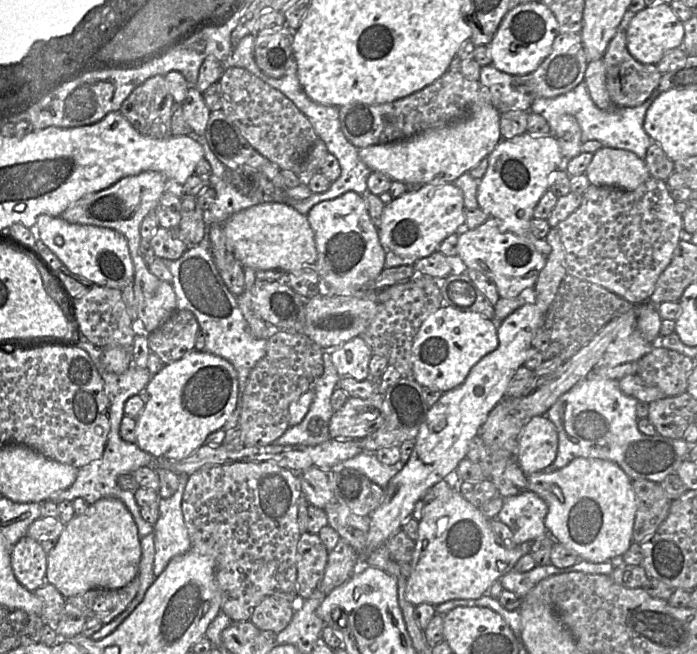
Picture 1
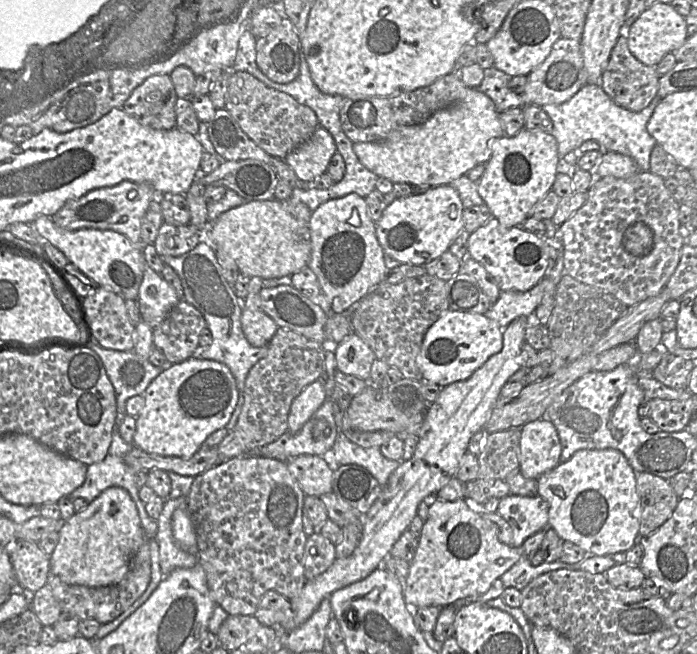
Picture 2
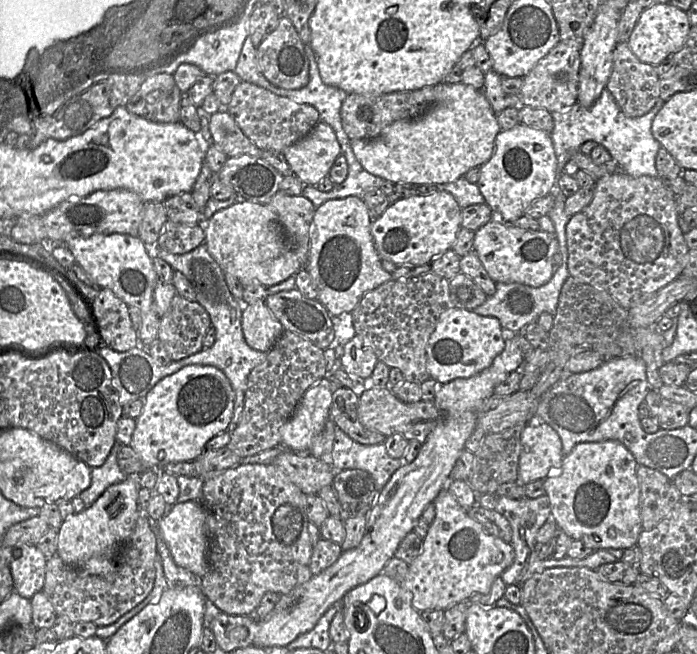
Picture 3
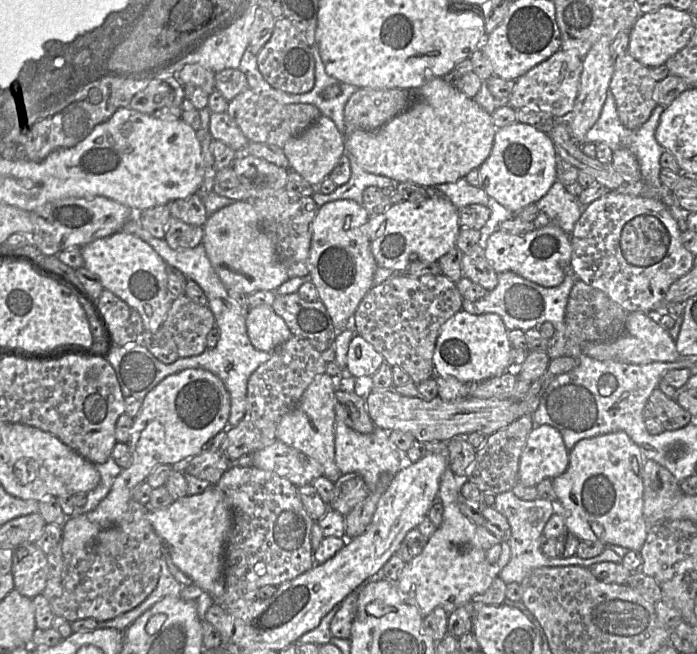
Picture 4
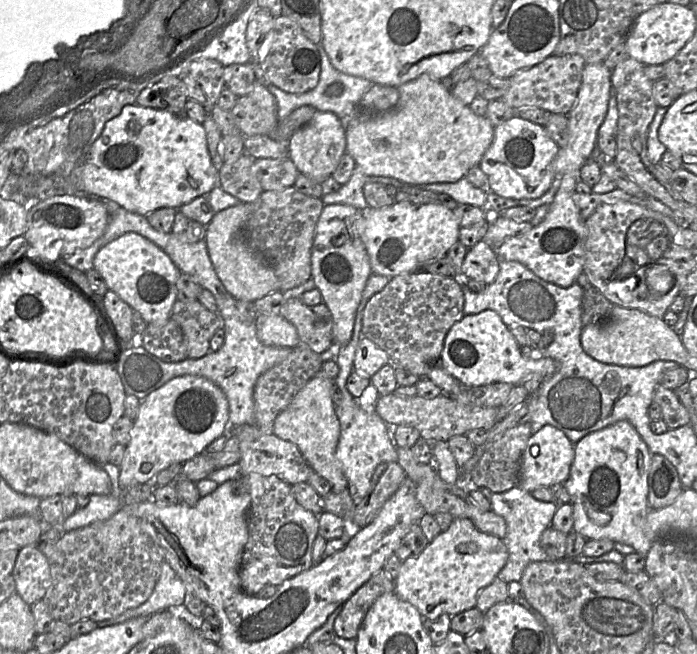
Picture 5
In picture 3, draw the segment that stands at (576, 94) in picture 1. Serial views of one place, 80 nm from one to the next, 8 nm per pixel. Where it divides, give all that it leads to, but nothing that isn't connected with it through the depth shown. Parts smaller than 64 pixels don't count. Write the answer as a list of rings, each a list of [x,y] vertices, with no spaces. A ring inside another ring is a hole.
[[[605,88],[599,99],[589,108],[583,107],[576,102],[567,111],[551,112],[554,119],[554,129],[550,134],[557,159],[557,175],[550,191],[550,195],[554,198],[554,206],[548,216],[555,228],[555,236],[559,243],[559,253],[562,255],[562,260],[568,262],[566,226],[570,220],[570,216],[565,212],[567,197],[562,193],[559,186],[559,179],[564,173],[566,163],[575,151],[580,150],[582,144],[587,141],[595,141],[608,150],[612,160],[618,164],[619,170],[626,174],[633,177],[658,176],[655,159],[661,144],[653,137],[651,126],[653,119],[664,103],[665,101],[658,98],[656,104],[648,113],[641,117],[631,118],[621,111],[611,92]]]

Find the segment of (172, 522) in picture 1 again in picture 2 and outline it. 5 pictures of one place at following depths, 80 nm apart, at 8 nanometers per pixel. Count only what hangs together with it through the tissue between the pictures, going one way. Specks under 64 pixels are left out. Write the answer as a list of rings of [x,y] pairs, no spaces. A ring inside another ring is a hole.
[[[180,496],[176,499],[165,499],[162,512],[156,520],[157,533],[155,540],[159,547],[159,563],[164,577],[175,569],[192,568],[198,563],[197,555],[192,555],[182,550],[173,537],[173,512],[179,507],[185,507],[185,505],[185,496]]]

